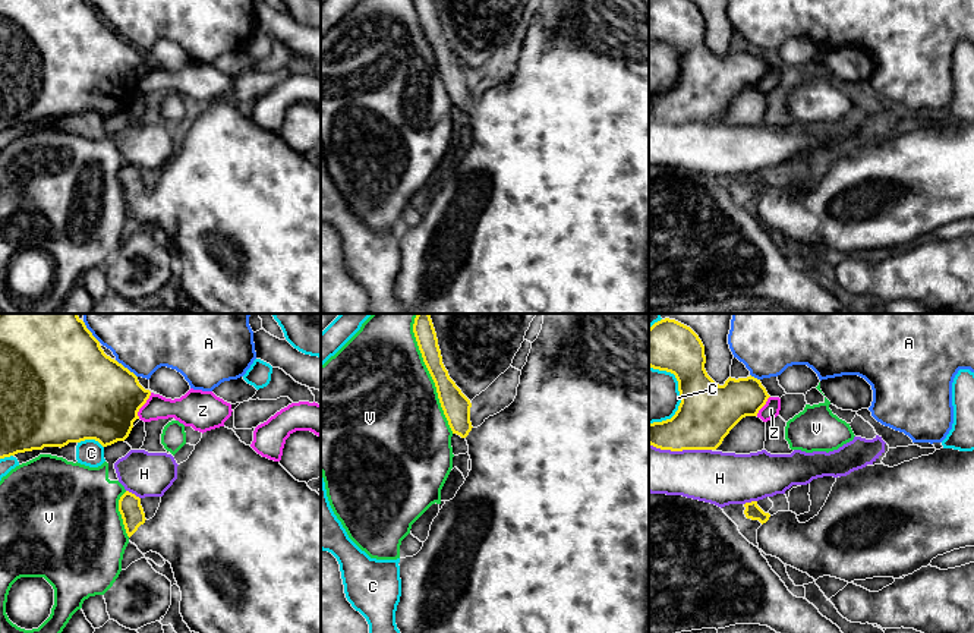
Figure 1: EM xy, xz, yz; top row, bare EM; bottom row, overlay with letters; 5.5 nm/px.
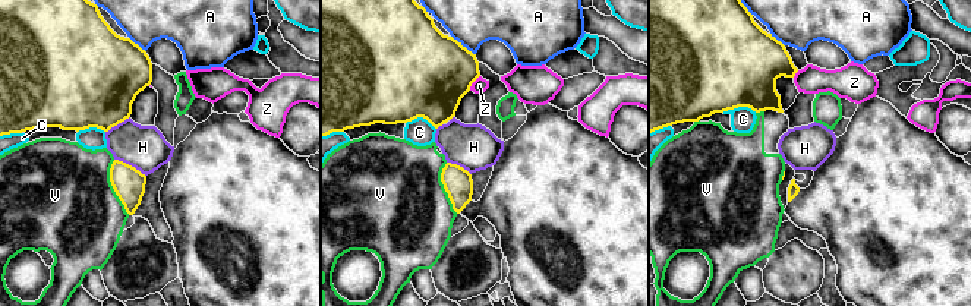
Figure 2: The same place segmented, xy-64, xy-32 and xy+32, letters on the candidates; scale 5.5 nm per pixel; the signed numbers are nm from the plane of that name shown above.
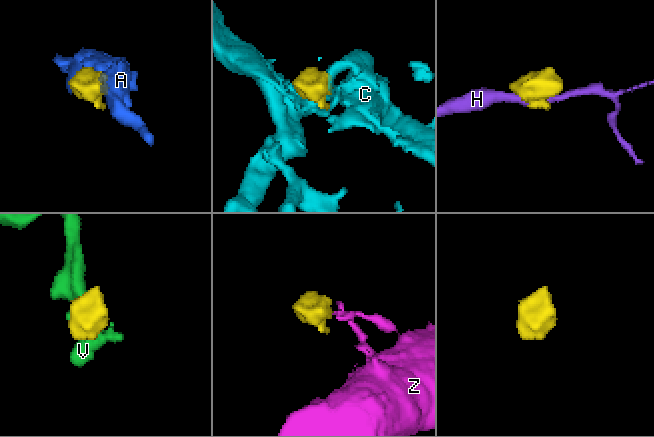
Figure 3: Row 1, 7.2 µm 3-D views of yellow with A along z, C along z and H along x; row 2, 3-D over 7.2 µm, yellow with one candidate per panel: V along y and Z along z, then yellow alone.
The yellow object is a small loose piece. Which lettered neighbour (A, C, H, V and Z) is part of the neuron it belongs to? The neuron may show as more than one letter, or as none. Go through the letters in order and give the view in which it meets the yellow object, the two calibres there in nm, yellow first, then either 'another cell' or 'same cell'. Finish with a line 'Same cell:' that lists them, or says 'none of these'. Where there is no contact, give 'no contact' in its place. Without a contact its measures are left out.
A: xy | 480/260 nm | another cell
C: xy | 500/140 nm | another cell
H: yz | 320/280 nm | another cell
V: xz | 150/500 nm | another cell
Z: xy | 460/160 nm | another cell
Same cell: none of these

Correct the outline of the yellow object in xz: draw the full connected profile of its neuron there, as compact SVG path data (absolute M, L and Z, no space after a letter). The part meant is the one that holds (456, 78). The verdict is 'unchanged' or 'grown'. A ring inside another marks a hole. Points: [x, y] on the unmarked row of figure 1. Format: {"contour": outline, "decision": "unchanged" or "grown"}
{"contour": "M413 0L423 34L435 54L438 70L453 106L467 113L472 142L456 169L445 173L434 190L428 211L422 221L400 230L401 268L395 283L395 296L404 314L649 314L649 0L542 0L532 15L527 34L521 41L520 56L514 73L499 85L489 88L473 100L470 94L470 72L450 50L442 35L435 0Z", "decision": "grown"}

